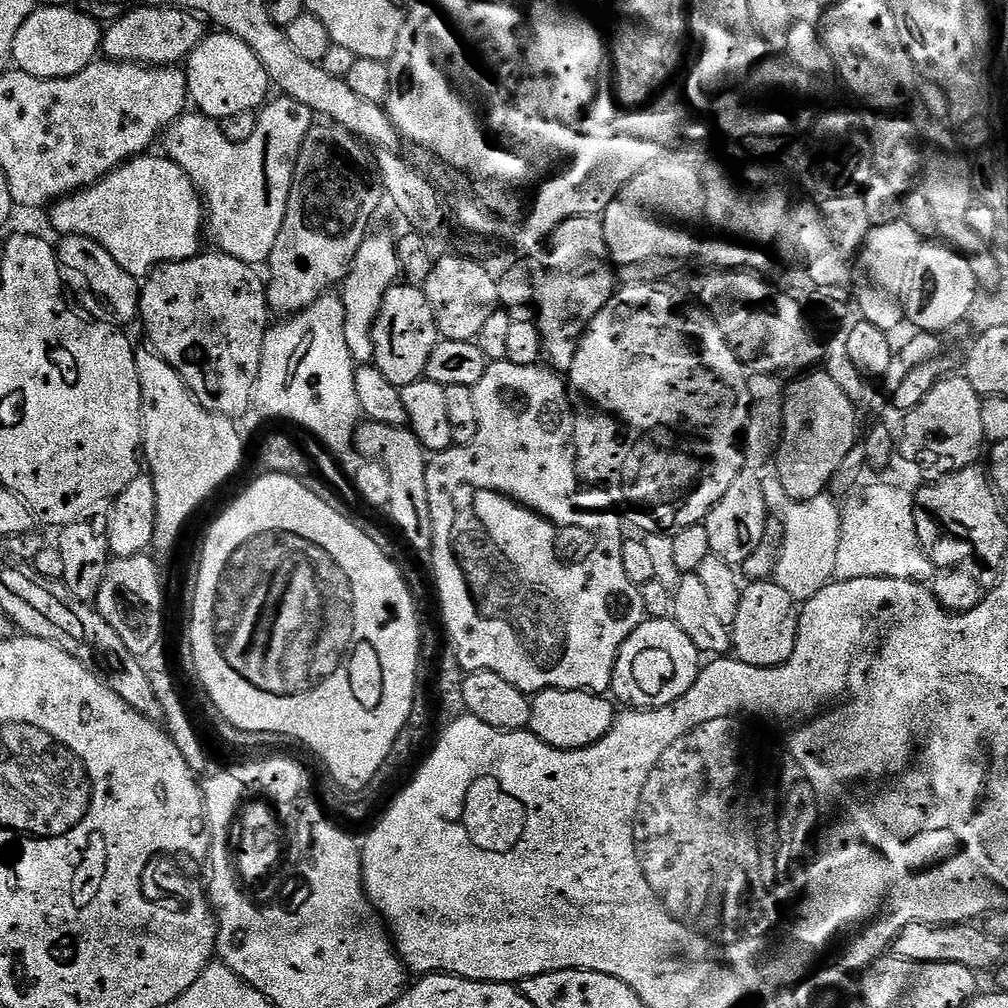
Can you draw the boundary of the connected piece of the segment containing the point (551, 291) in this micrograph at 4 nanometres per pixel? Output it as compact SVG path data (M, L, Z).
M599 217L572 218L562 223L558 230L554 230L546 248L549 248L548 264L546 260L534 323L540 332L543 363L553 372L564 374L574 362L574 354L590 322L616 291L617 273L609 258L604 224Z

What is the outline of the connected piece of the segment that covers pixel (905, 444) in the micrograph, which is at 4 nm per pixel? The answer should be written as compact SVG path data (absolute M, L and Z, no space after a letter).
M962 374L945 375L943 380L939 380L922 398L922 402L917 408L912 408L903 417L904 420L904 437L901 435L898 440L898 452L901 457L905 456L912 464L917 464L924 472L929 472L929 477L939 478L948 476L952 472L957 472L963 468L969 468L972 464L977 463L981 458L980 451L986 448L984 431L982 430L982 406L980 405L981 397L970 386L970 382Z

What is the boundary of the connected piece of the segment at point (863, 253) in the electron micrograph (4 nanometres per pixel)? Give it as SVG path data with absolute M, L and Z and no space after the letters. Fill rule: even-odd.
M890 222L890 226L878 226L868 231L864 247L860 249L854 260L854 268L858 275L854 280L854 300L860 303L859 315L866 322L878 326L878 330L892 334L895 328L905 323L905 297L902 293L916 260L916 252L920 249L922 238L914 234L914 229L905 222Z

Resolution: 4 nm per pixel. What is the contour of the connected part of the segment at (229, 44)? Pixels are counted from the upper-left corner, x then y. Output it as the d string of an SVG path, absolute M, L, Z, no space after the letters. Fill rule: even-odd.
M223 30L205 35L204 39L186 59L188 94L203 115L219 122L230 114L242 114L259 109L269 99L270 81L262 62L248 46L236 36Z

